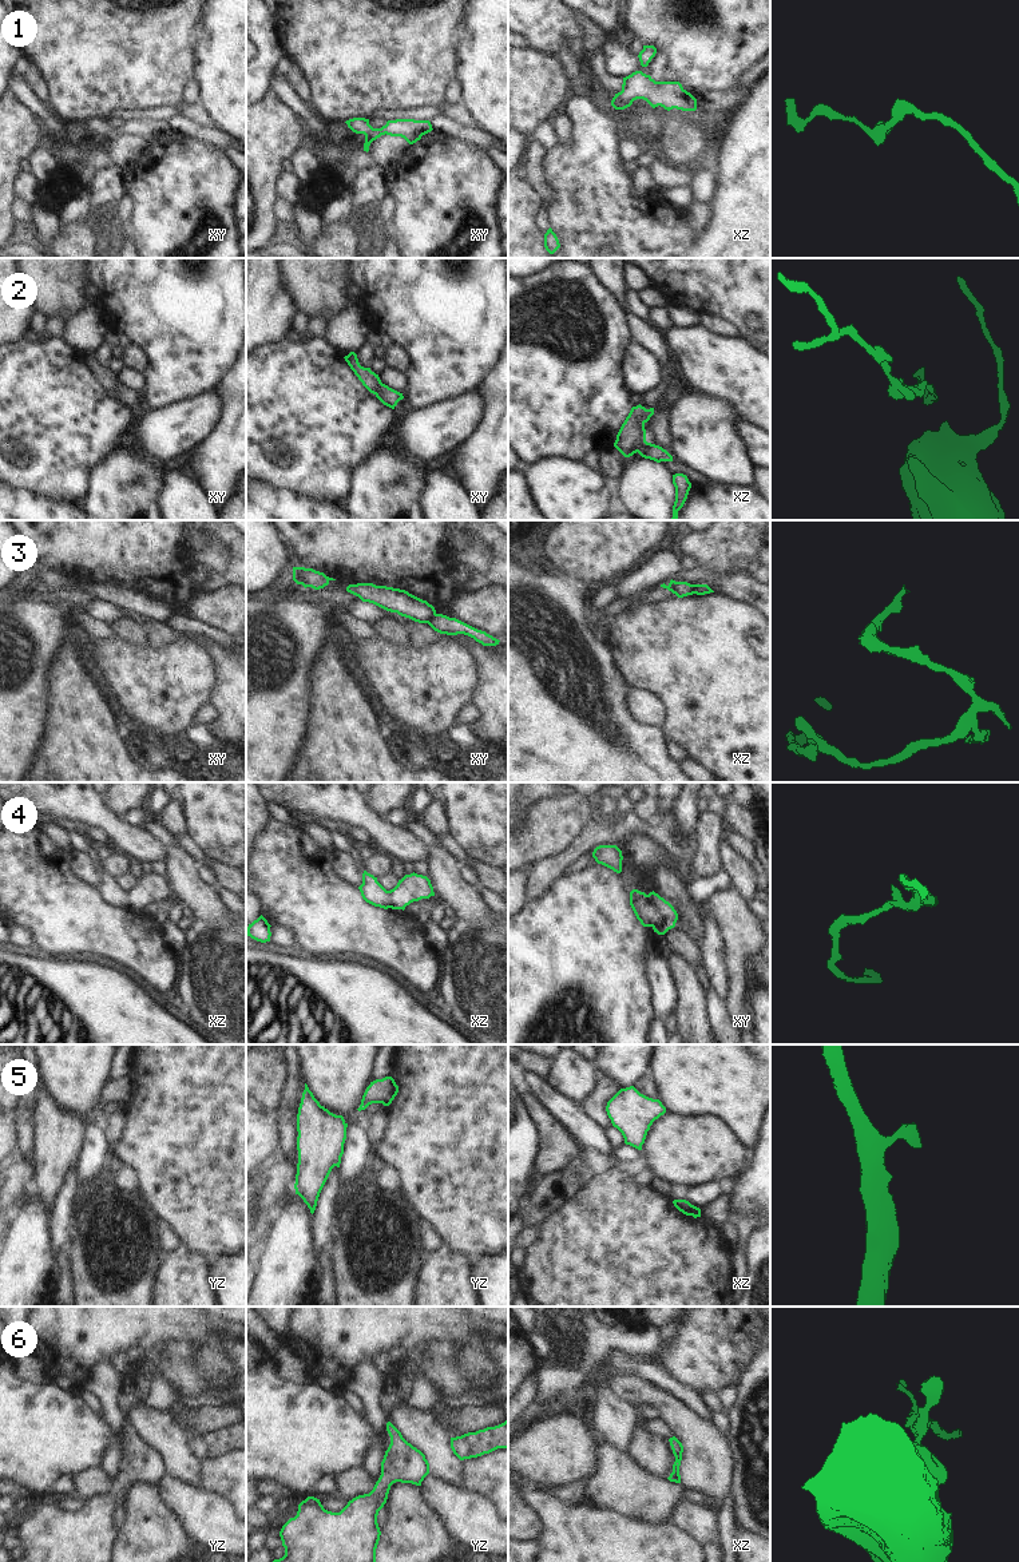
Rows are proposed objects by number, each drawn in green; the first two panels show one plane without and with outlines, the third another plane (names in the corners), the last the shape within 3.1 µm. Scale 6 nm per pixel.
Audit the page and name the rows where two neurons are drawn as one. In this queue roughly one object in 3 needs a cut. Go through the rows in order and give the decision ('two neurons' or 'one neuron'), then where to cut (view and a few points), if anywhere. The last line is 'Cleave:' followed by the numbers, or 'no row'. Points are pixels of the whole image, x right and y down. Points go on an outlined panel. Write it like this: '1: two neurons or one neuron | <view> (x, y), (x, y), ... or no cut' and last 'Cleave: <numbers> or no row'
1: one neuron | no cut
2: one neuron | no cut
3: two neurons | xy (435, 613), (427, 622)
4: one neuron | no cut
5: one neuron | no cut
6: one neuron | no cut
Cleave: 3

